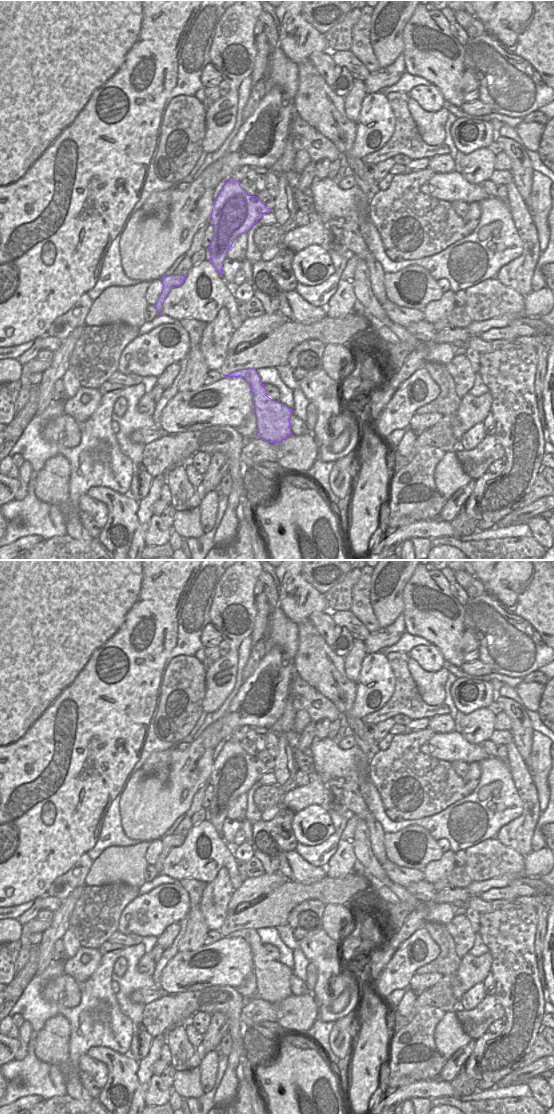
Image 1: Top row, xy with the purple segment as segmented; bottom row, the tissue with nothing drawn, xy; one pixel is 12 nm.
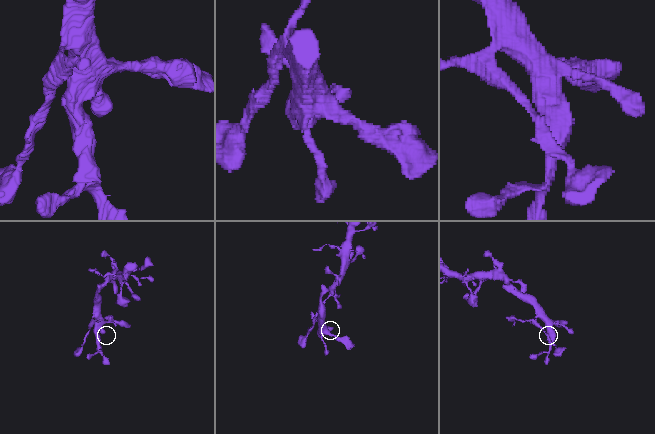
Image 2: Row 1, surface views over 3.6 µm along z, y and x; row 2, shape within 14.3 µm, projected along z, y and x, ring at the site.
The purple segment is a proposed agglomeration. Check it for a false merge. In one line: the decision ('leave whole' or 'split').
leave whole

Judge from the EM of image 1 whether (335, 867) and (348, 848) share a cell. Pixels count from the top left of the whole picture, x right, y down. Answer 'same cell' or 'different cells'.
same cell

